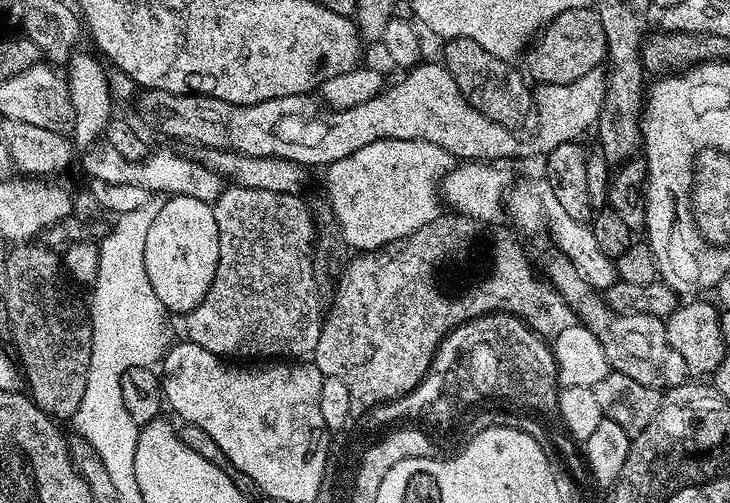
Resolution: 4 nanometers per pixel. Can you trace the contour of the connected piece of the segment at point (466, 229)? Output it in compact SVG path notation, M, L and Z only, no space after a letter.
M447 214L438 215L432 222L428 222L421 229L414 231L412 234L407 234L404 238L400 238L398 241L390 242L388 245L382 246L380 249L374 249L372 252L361 252L359 254L353 255L349 259L348 263L344 267L344 271L341 273L339 278L339 284L336 285L335 293L331 297L332 309L328 312L328 317L325 315L323 317L322 323L320 325L320 337L318 338L318 346L314 353L314 362L318 366L318 370L325 377L333 376L334 378L340 378L342 382L346 384L346 389L349 390L350 398L352 399L352 413L351 415L356 418L363 417L364 413L382 404L388 403L390 400L396 399L398 394L403 394L405 392L412 392L417 386L422 382L422 378L428 373L428 367L431 366L432 360L436 356L436 350L439 348L441 342L443 342L444 337L448 335L452 329L458 327L460 324L466 324L469 320L477 320L480 316L486 316L489 312L506 312L509 316L517 316L520 321L522 321L527 328L531 328L533 332L537 332L538 335L545 338L555 338L558 334L562 334L562 330L566 330L571 324L577 323L578 317L575 312L572 311L571 303L566 299L564 301L564 296L559 291L559 287L553 286L548 283L547 279L541 278L540 280L536 277L536 272L532 269L532 264L528 261L528 256L524 253L524 248L507 232L504 228L496 228L500 226L493 226L491 223L475 220L469 216L461 216L459 214L448 214L452 216L447 216Z

